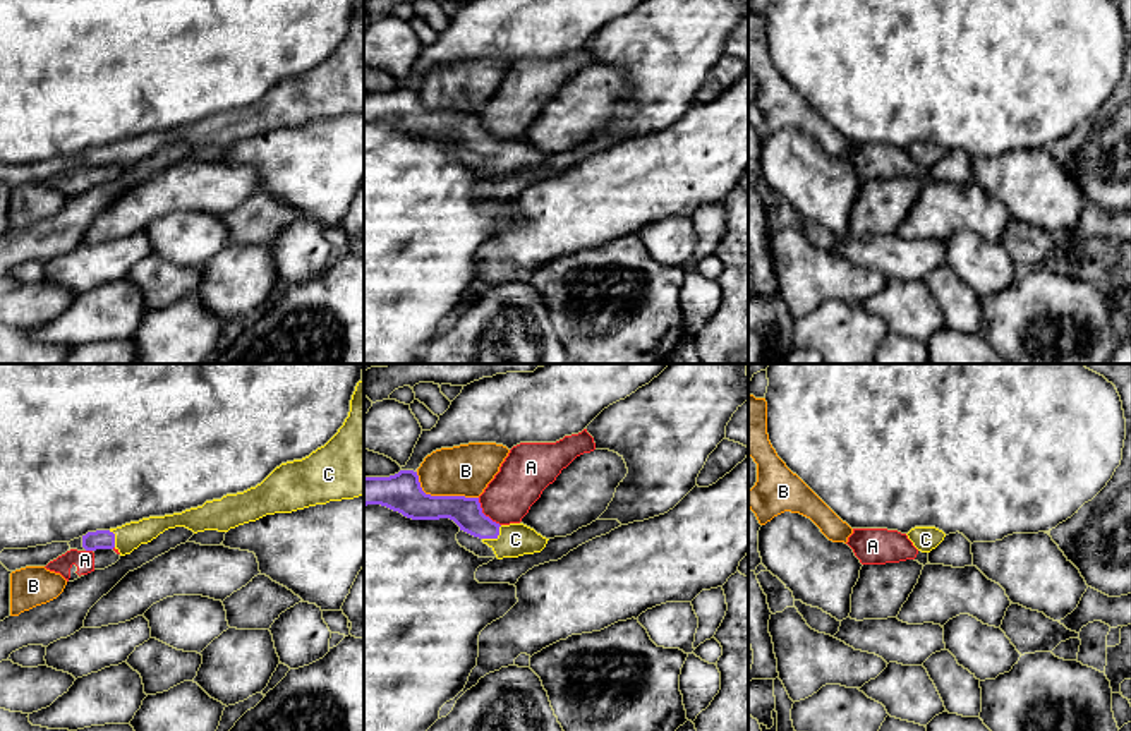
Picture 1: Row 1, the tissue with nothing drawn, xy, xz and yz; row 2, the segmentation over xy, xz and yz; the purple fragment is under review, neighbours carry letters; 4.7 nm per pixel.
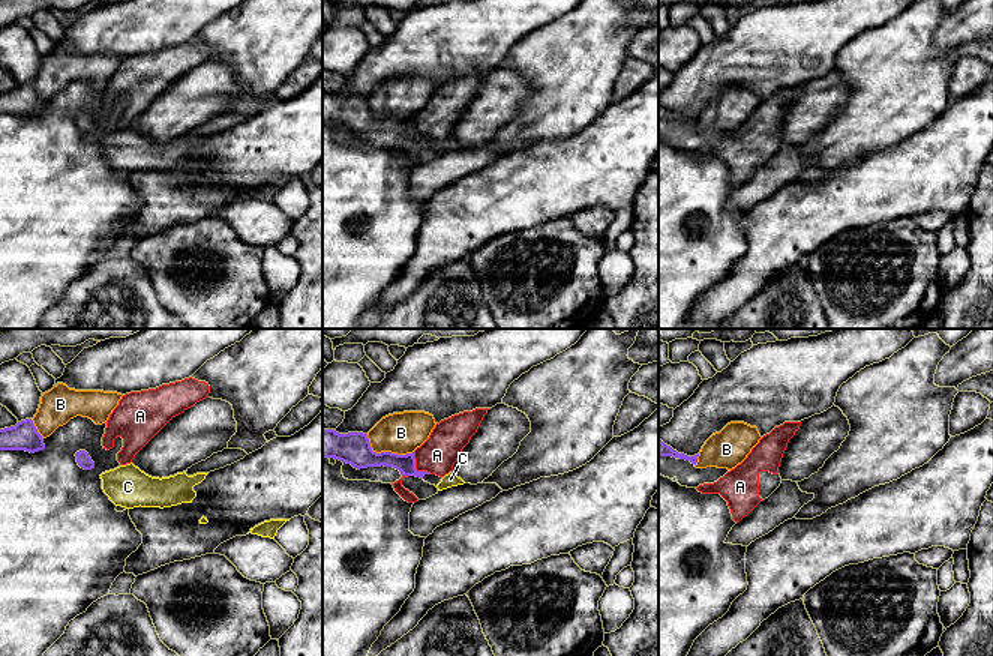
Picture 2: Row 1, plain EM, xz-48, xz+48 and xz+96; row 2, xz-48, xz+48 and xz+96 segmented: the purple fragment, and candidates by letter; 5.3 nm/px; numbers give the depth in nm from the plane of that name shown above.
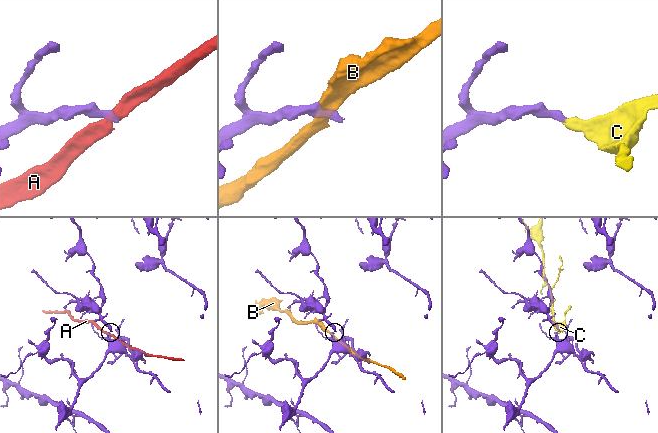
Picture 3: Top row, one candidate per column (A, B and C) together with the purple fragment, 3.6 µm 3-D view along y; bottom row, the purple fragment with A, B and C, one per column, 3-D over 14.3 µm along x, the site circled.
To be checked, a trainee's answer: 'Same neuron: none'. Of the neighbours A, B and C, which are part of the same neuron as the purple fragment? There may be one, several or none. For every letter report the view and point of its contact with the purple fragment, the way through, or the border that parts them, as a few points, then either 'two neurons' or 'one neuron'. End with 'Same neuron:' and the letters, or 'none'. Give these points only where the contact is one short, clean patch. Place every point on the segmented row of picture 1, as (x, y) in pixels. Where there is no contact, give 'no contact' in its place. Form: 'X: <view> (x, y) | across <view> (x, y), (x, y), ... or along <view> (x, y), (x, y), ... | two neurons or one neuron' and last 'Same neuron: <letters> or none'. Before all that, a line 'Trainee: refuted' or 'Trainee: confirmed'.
Trainee: refuted
A: xz (483, 513) | along xz (477, 498), (483, 512), (500, 525) | two neurons
B: xz (441, 496) | along xz (416, 472), (426, 493), (477, 498) | two neurons
C: xz (495, 537) | across xz (465, 512), (495, 537), (515, 539) | one neuron
Same neuron: C

